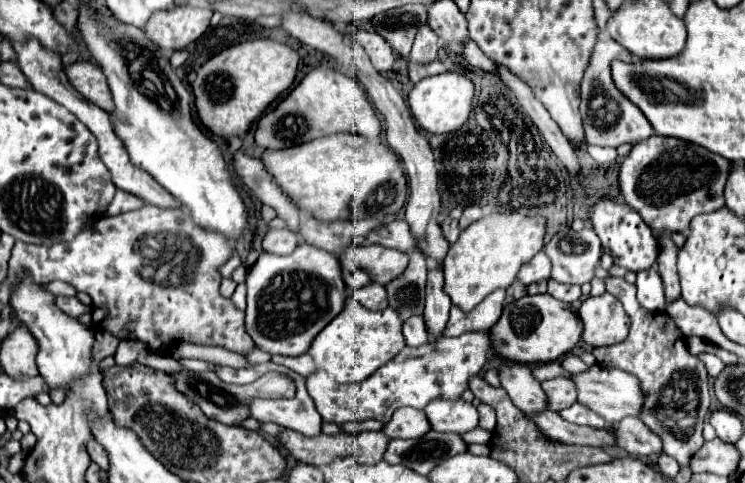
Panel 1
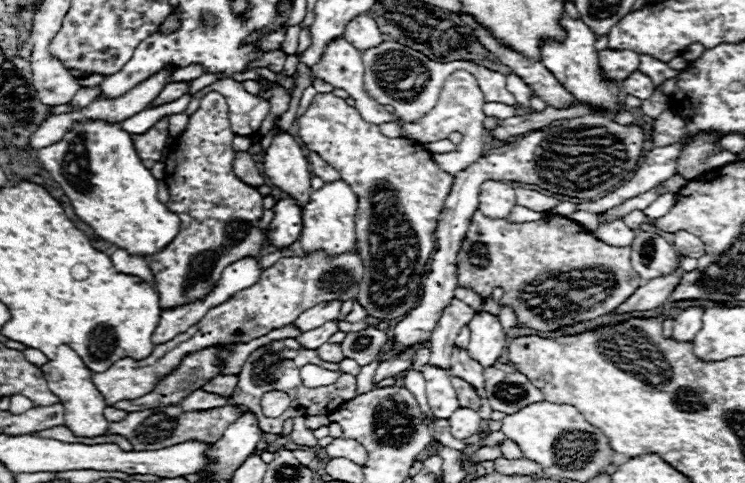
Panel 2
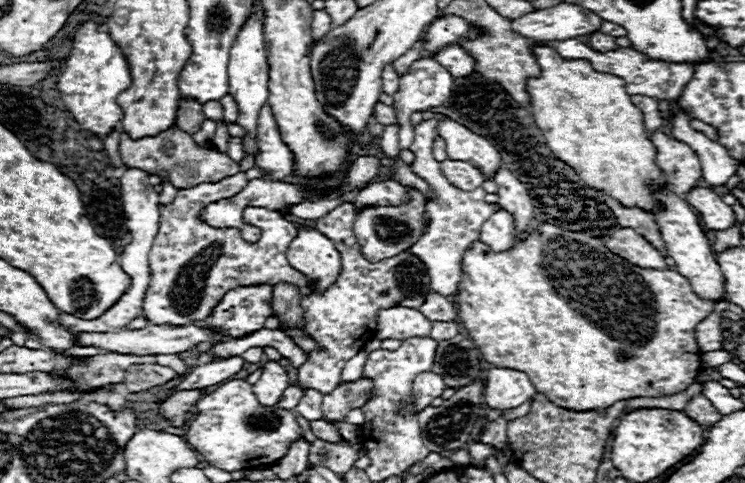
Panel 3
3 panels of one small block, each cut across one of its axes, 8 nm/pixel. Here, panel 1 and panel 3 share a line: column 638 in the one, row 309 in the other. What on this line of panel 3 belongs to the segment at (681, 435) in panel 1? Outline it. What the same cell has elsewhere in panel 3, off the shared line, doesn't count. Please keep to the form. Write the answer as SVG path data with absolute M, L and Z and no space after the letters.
M346 202L316 220L316 228L322 234L326 234L338 248L342 256L342 272L334 286L330 286L328 290L312 292L310 296L300 296L300 304L306 316L306 330L312 340L324 346L324 350L308 356L306 366L298 370L298 384L314 388L320 394L330 394L340 384L344 364L352 356L356 356L364 348L364 344L376 334L378 310L390 306L406 306L418 310L418 306L422 306L420 302L426 300L426 294L432 292L428 270L424 262L414 254L402 252L398 256L370 264L362 256L356 236L352 232L354 218L354 206Z

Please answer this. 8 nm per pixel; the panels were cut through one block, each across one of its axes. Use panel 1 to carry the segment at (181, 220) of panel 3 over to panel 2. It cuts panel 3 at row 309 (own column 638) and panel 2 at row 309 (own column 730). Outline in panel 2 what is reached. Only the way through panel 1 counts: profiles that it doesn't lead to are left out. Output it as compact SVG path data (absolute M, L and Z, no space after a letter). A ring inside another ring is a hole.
M210 92L202 98L198 112L190 116L188 128L174 140L170 154L164 160L166 164L164 182L170 190L170 200L166 202L166 206L170 206L170 210L176 212L178 218L182 218L182 222L180 222L180 234L174 238L174 242L170 242L170 246L154 254L150 260L150 270L154 274L154 282L156 282L154 286L158 290L162 310L176 308L176 306L182 306L182 304L188 304L188 302L194 302L206 296L212 290L212 286L220 280L220 274L226 266L230 266L232 262L244 256L254 256L260 252L262 236L264 236L260 230L260 218L264 212L262 196L256 188L244 184L234 174L232 162L234 162L236 152L232 148L232 138L234 138L234 132L230 130L230 122L228 122L226 100L218 92ZM186 140L190 140L188 144L190 144L192 154L186 154ZM202 146L206 146L208 152L200 154Z

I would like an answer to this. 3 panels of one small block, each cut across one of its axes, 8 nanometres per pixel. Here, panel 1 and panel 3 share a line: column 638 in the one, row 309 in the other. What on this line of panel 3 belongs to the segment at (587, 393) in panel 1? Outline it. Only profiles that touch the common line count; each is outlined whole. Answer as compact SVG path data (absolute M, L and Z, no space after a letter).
M394 306L378 312L378 330L376 330L378 340L422 338L422 336L430 336L430 330L432 330L432 322L426 316L422 316L418 310Z

